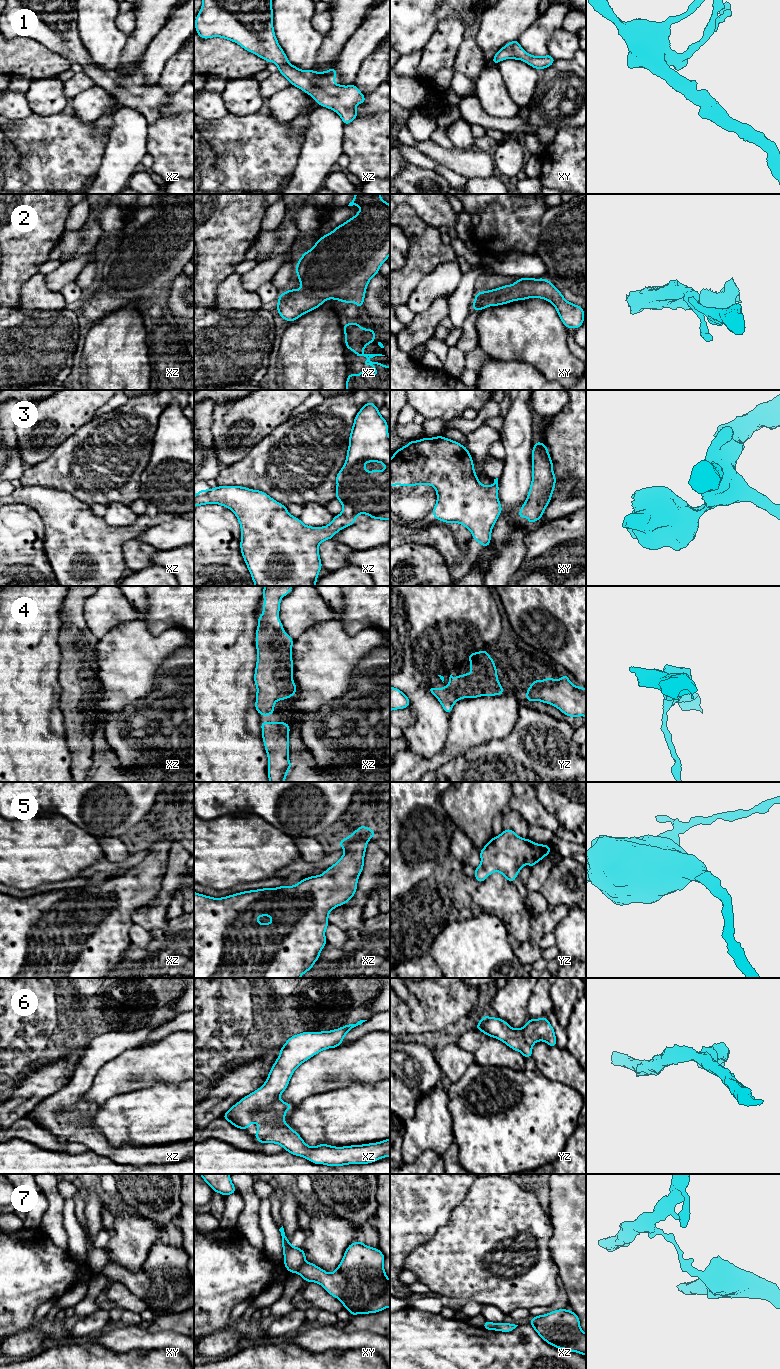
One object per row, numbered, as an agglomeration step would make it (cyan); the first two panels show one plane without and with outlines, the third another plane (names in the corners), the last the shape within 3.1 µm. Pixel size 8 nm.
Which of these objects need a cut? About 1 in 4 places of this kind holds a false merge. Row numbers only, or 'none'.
7

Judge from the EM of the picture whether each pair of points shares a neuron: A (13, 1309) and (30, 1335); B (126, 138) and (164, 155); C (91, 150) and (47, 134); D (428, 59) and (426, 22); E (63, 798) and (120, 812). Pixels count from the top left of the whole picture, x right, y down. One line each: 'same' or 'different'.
A: different
B: different
C: same
D: different
E: same

